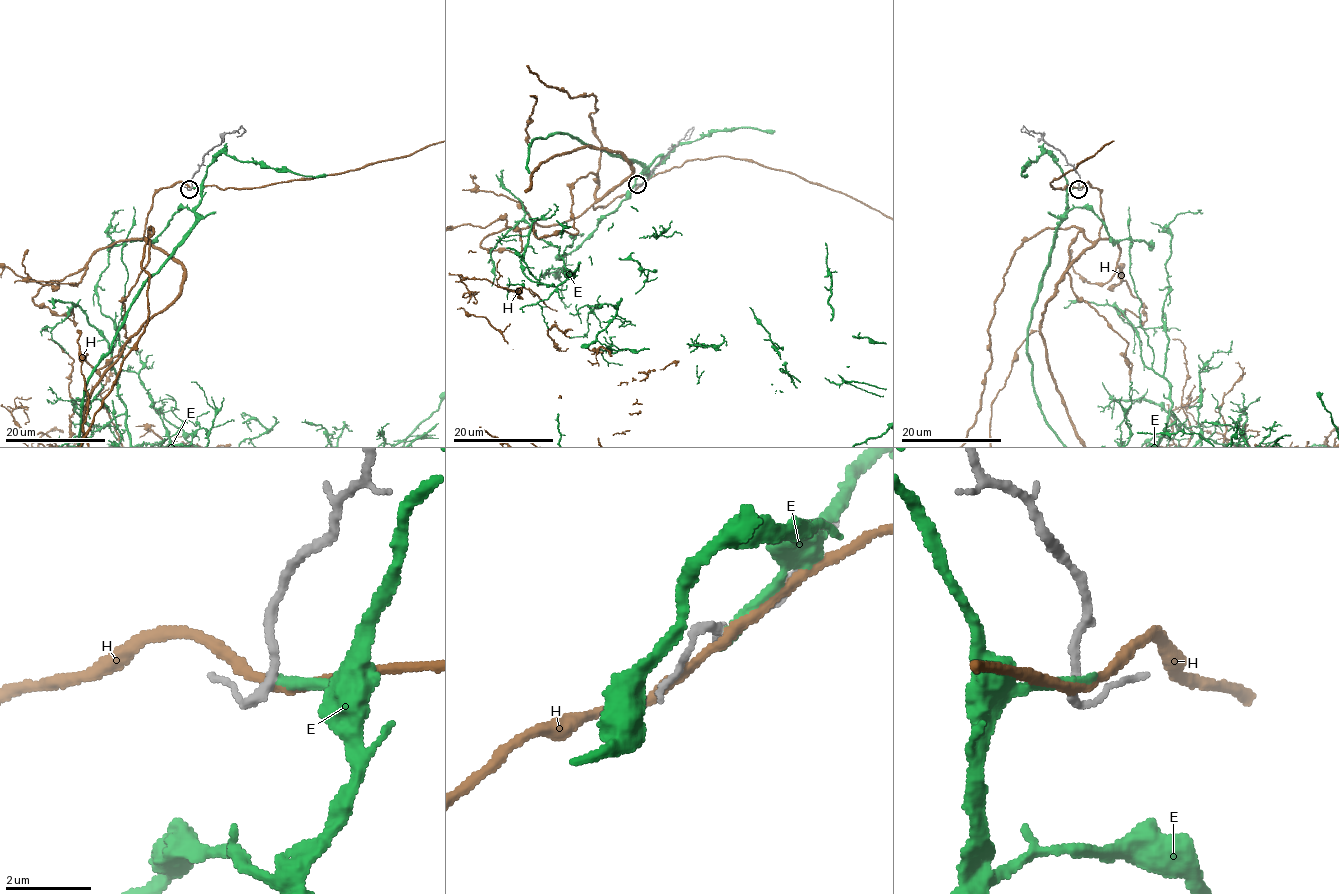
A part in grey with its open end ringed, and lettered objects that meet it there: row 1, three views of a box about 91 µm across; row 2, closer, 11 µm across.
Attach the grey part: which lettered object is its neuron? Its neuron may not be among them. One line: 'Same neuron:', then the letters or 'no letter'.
Same neuron: no letter

